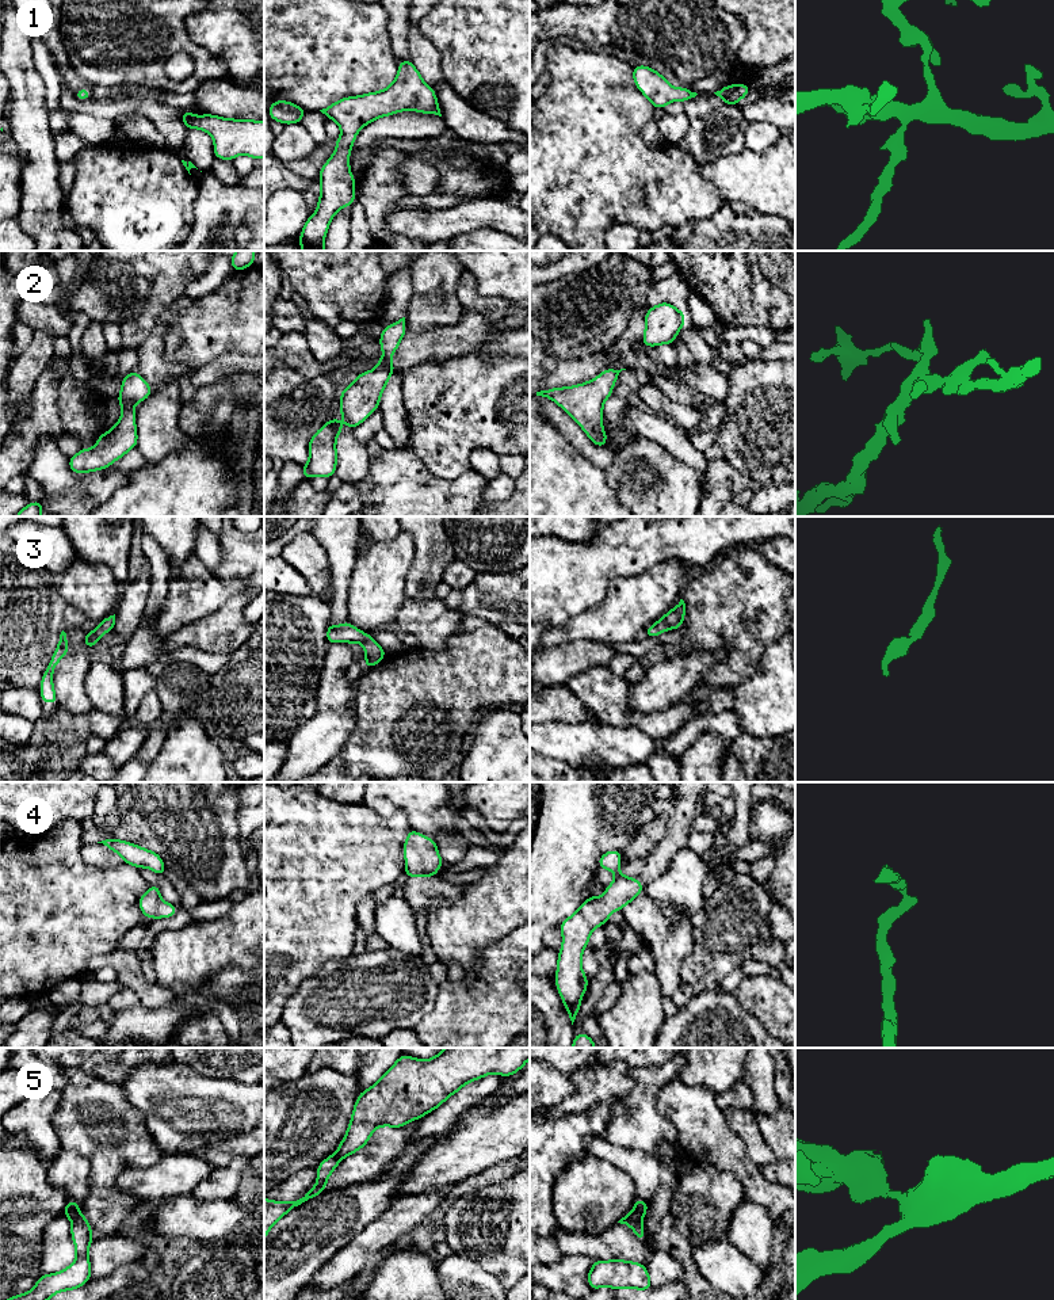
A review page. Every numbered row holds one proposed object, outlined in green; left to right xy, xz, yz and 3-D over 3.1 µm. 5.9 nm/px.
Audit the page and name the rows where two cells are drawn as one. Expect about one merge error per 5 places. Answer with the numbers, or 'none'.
5

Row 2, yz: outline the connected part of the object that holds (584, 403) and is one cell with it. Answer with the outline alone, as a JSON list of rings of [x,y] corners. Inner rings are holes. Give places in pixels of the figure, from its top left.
[[[604,369],[591,381],[574,386],[554,388],[536,392],[536,396],[551,399],[589,436],[591,442],[603,447],[607,443],[607,432],[603,430],[603,404],[612,394],[612,386],[619,373],[626,369]]]

